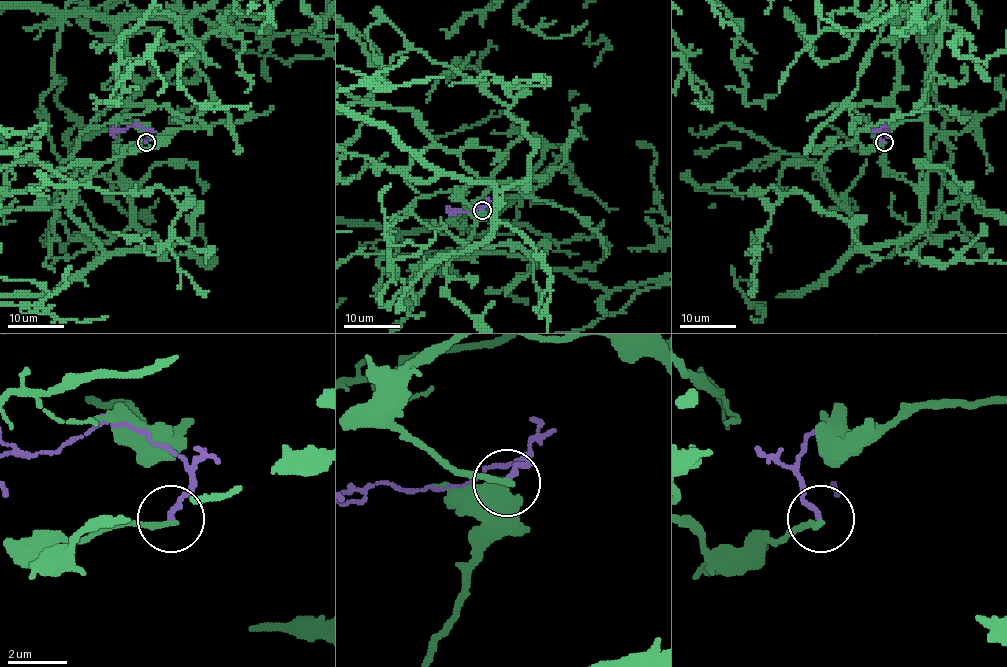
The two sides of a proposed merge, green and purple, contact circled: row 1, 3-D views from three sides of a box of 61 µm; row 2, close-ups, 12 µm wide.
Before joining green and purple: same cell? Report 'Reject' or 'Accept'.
Reject

